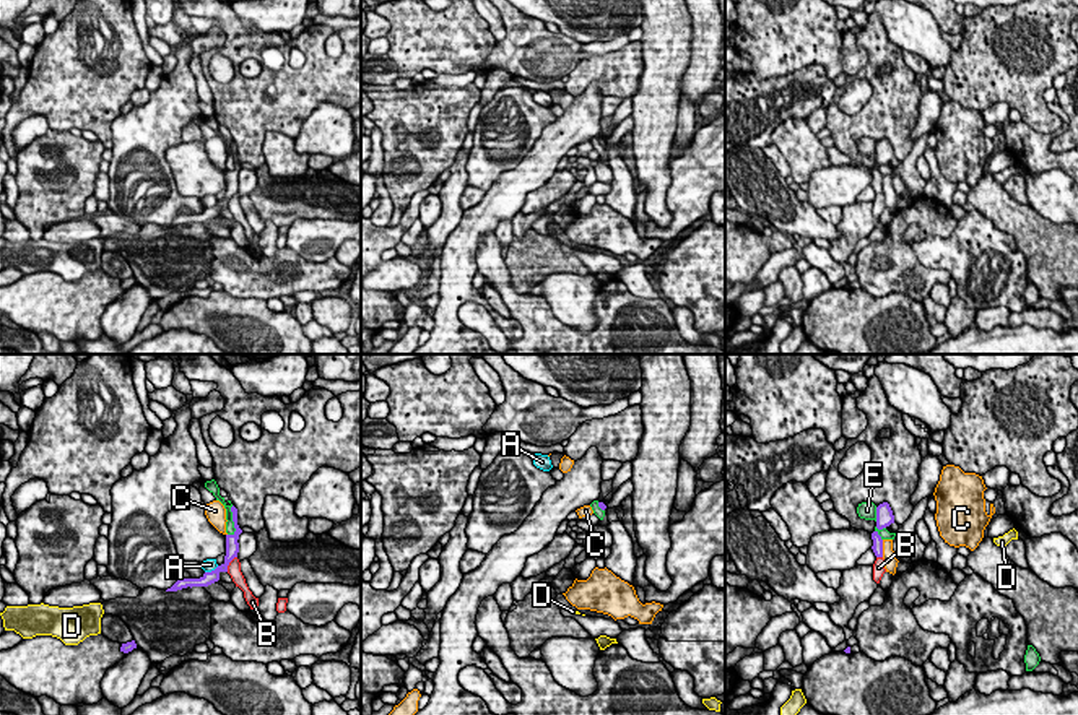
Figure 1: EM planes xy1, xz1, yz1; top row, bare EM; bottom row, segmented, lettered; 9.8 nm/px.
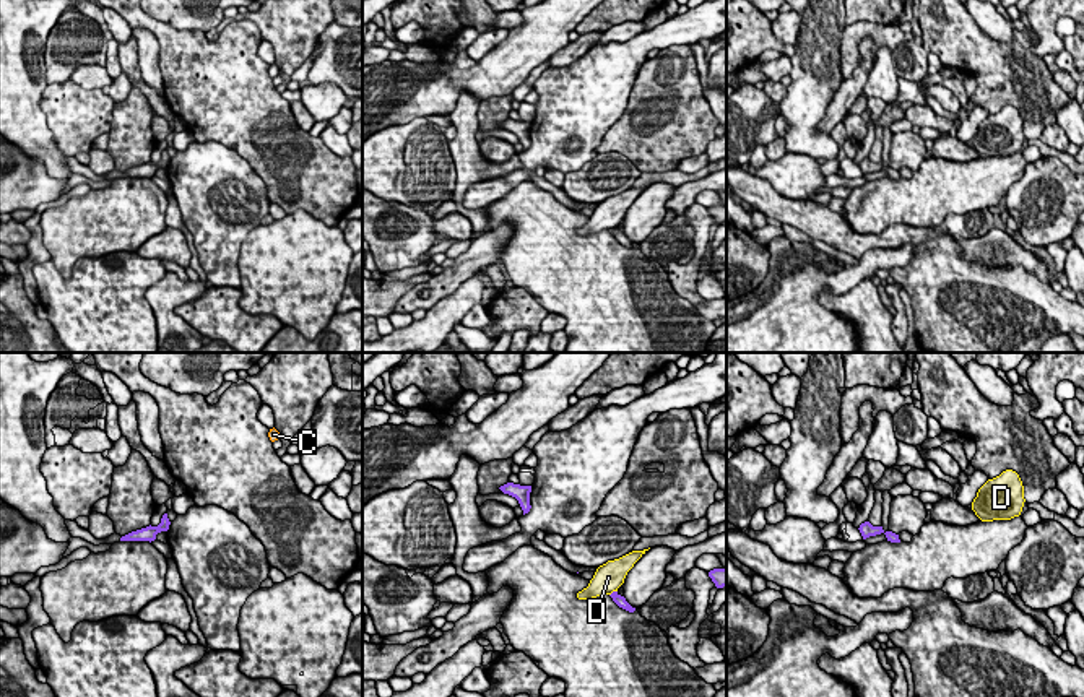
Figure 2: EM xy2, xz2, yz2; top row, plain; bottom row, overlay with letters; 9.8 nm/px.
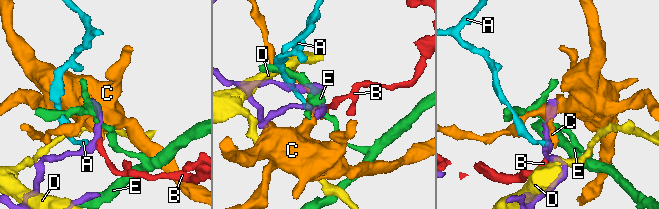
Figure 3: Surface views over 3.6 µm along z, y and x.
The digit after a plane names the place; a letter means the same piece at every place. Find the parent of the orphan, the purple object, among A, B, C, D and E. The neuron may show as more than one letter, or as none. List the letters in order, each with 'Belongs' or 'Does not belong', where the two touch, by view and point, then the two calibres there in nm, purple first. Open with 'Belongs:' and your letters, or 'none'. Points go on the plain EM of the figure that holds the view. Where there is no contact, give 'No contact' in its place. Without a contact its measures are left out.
Belongs: none
A: Does not belong. Touches purple at xy1 (212, 207). Thickness 130 nm (purple) against 130 nm
B: Does not belong. Touches purple at xy1 (228, 200). Thickness 130 nm (purple) against 130 nm
C: Does not belong. Touches purple at yz1 (882, 184). Thickness 100 nm (purple) against 130 nm
D: Does not belong. Touches purple at xz2 (613, 228). Thickness 100 nm (purple) against 280 nm
E: Does not belong. Touches purple at xy1 (233, 156). Thickness 130 nm (purple) against 100 nm

